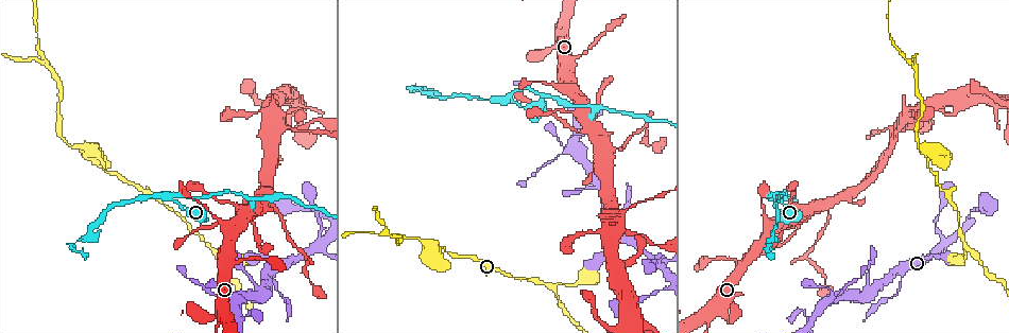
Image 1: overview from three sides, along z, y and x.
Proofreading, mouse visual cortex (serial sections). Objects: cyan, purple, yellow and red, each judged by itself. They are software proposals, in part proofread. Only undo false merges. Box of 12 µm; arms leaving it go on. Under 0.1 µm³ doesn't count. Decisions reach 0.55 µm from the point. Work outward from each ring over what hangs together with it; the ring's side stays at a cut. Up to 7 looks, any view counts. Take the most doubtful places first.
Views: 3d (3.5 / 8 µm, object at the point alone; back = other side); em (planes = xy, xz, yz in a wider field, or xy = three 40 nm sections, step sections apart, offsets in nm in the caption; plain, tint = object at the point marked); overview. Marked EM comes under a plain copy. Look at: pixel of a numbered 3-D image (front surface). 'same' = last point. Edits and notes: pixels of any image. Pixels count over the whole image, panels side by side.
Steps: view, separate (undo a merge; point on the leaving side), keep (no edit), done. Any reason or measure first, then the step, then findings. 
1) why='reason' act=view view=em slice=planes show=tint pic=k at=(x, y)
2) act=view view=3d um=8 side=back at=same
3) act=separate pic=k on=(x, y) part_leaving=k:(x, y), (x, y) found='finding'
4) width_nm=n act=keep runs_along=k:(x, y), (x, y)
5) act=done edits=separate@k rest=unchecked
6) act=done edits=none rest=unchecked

why='sudden change in width' act=view view=3d um=3.5 side=back pic=1 at=(167, 196)

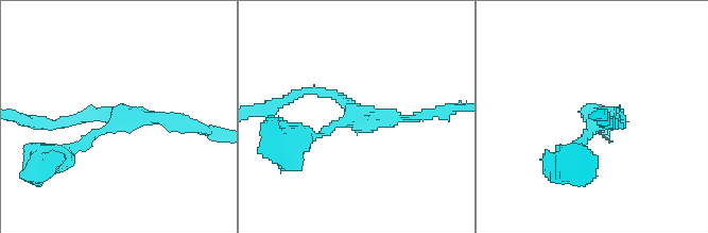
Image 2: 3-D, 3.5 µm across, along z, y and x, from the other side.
arms=3 arm_widths_nm=150,150,150 why='now the EM' act=view view=em slice=xy step=2 show=tint pic=2 at=(114, 121)

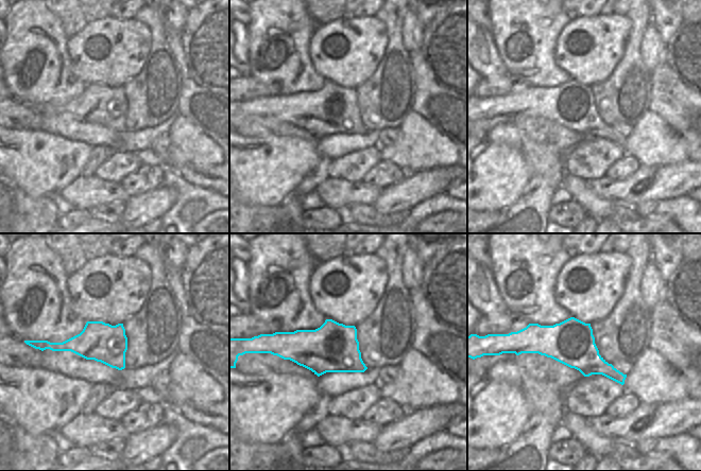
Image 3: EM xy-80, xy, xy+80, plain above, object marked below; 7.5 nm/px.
width_nm=380 act=keep runs_along=2:(575, 157), (600, 119), (619, 122) found='one cell here'

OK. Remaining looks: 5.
why='sharp bend' act=view view=3d um=3.5 pic=1 at=(926, 151)

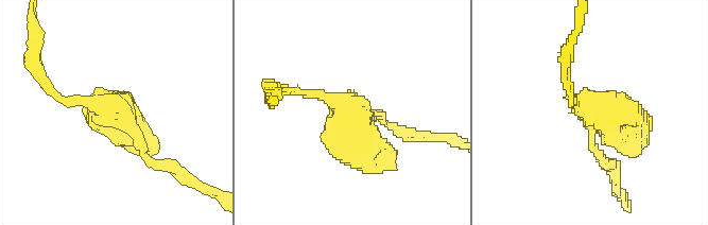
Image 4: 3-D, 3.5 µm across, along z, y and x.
why='need the tissue' act=view view=em slice=planes show=tint pic=4 at=(357, 115)

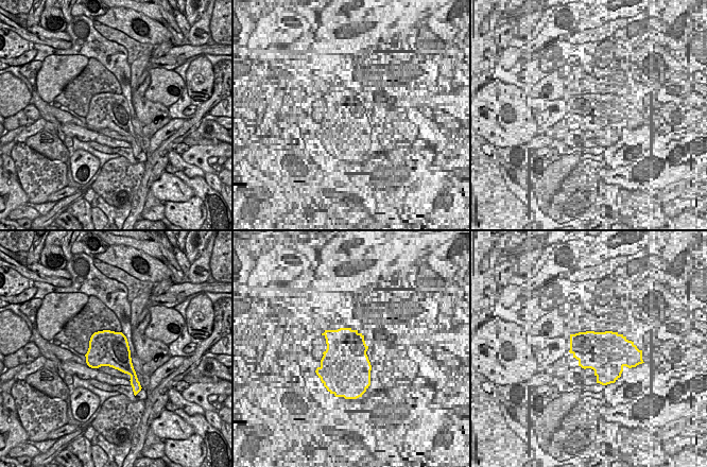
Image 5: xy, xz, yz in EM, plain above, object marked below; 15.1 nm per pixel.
act=keep runs_along=4:(159, 166), (110, 106), (58, 97) found='continuous, no second cell'

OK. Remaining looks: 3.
why='three-way junction' act=view view=3d um=3.5 pic=1 at=(914, 61)

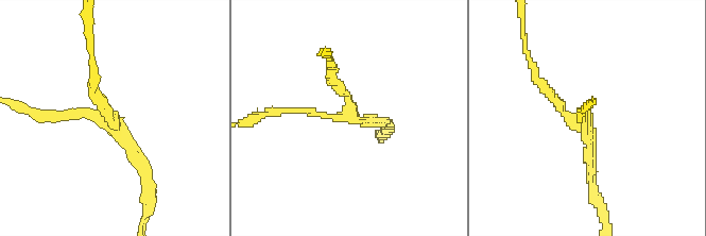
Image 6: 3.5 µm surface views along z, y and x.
arms=3 arm_widths_nm=100,150,150 act=view view=em slice=xy step=1 show=tint pic=6 at=(110, 123)

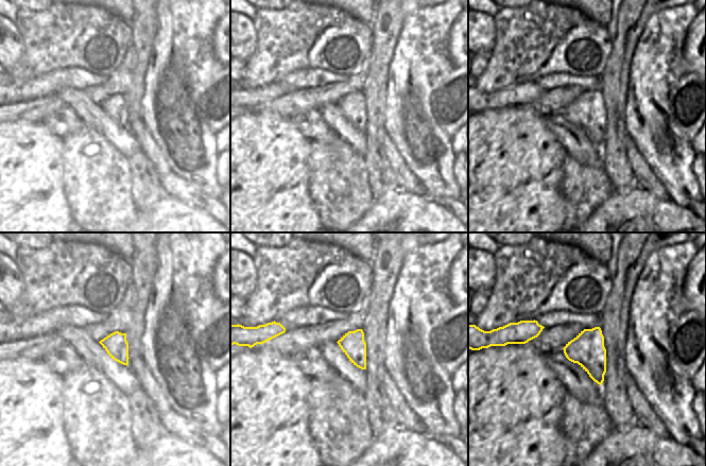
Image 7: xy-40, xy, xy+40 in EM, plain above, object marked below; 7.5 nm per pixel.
act=view view=em slice=planes show=tint at=same

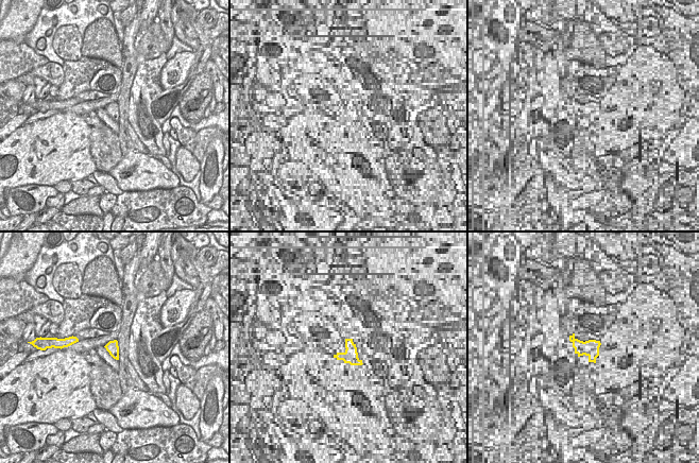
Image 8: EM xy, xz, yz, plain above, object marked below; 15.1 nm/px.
act=keep found='all the same cell'

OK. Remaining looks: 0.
act=done edits=none rest=unchecked

